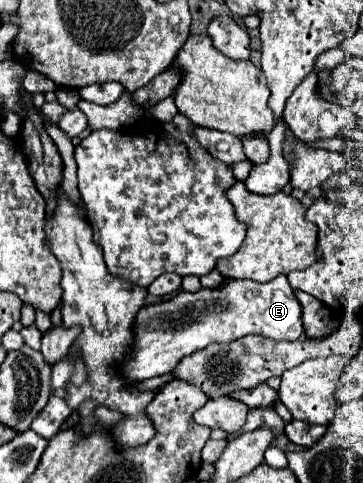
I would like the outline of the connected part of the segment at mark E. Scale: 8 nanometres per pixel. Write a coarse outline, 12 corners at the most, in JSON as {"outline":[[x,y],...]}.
{"outline":[[285,274],[145,304],[127,380],[167,374],[211,342],[303,336]]}

